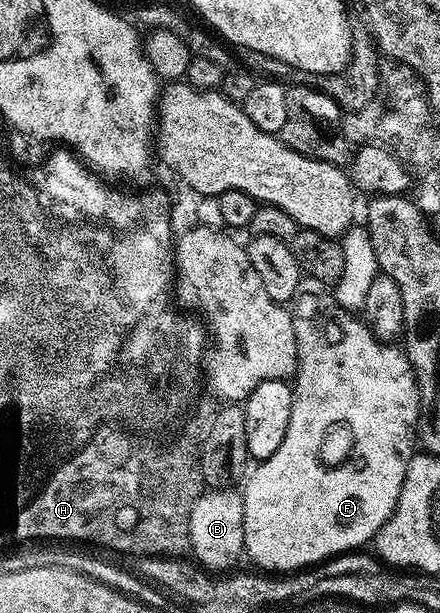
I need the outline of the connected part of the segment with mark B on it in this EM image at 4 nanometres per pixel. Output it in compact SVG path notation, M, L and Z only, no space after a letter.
M205 489L193 501L189 517L191 554L195 562L209 573L228 573L245 554L244 496L236 489Z

